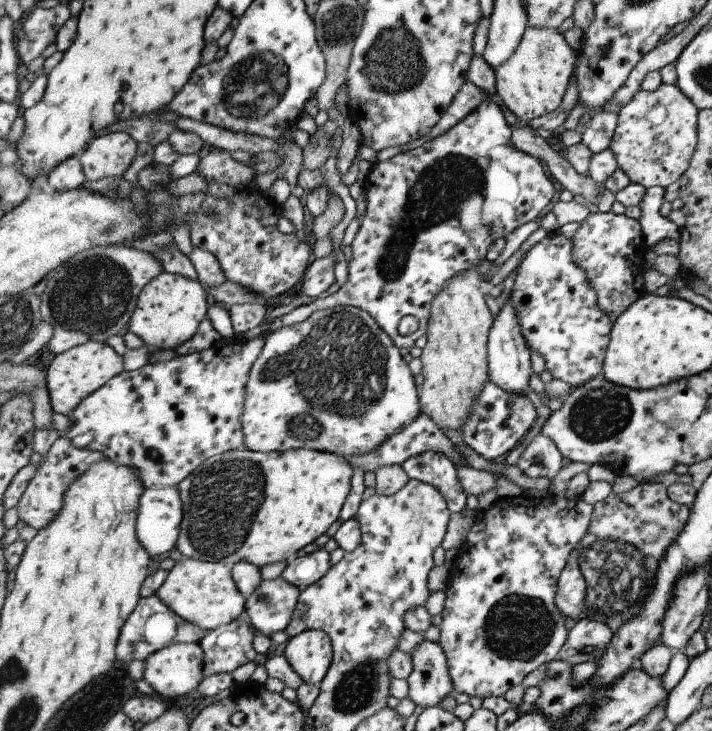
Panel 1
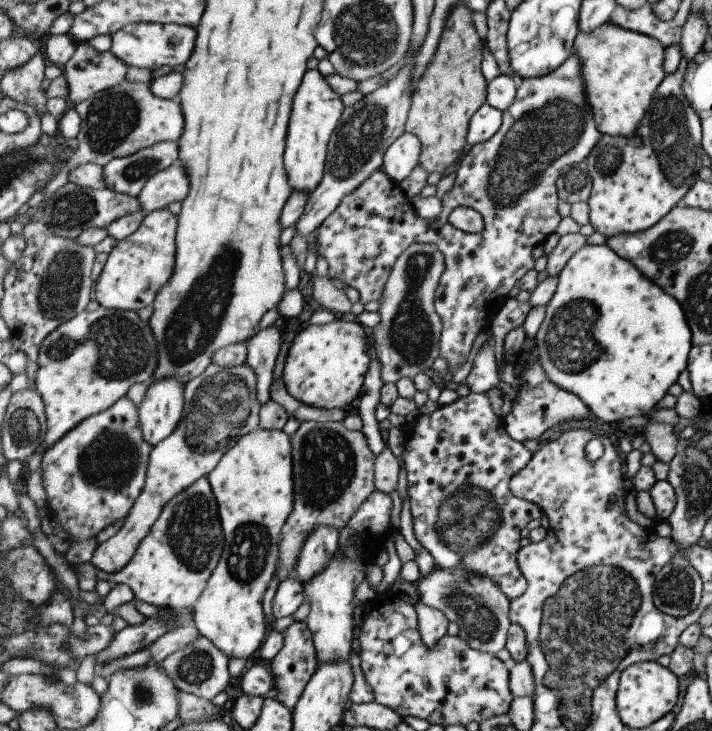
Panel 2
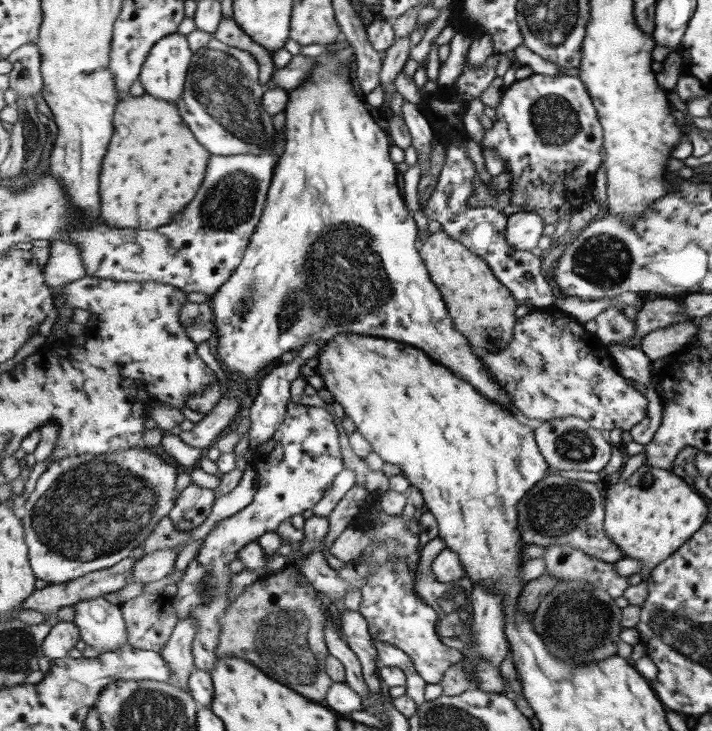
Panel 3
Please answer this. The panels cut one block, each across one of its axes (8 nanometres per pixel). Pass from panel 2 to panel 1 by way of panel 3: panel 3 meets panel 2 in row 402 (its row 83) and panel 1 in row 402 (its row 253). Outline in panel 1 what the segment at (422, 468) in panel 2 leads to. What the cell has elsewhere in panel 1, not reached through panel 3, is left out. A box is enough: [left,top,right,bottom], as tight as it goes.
[461,380,537,463]

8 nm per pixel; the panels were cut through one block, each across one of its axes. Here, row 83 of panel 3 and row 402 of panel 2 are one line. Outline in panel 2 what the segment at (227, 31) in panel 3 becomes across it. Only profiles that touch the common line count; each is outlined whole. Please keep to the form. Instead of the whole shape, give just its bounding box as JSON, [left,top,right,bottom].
[247,324,283,405]

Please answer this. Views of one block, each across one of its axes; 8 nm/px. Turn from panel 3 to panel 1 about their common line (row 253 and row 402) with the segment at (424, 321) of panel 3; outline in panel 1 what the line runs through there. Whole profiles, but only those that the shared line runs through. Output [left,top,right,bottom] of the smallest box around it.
[243,305,423,458]

